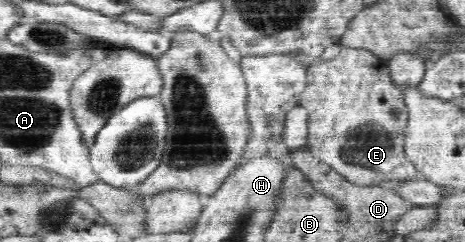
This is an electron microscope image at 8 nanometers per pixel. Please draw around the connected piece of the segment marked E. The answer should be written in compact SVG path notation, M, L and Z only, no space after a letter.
M341 47L334 59L311 64L307 78L306 87L299 96L299 104L308 112L309 142L306 146L315 158L330 164L349 182L357 184L422 179L422 175L415 171L403 152L408 123L407 94L391 83L384 60L375 58L375 55L363 49Z

